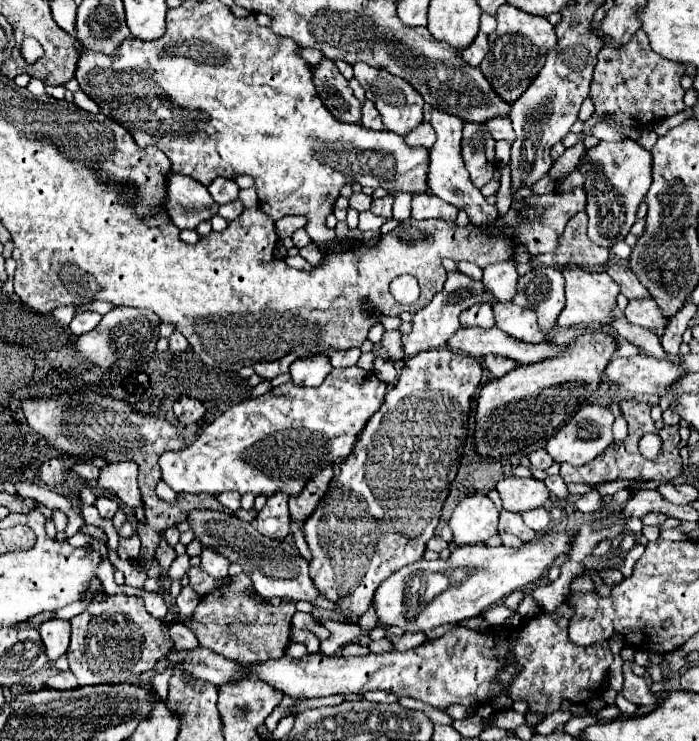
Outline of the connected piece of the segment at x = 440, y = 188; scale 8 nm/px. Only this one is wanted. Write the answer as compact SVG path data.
M432 110L432 120L430 124L434 126L438 140L434 142L434 146L428 150L430 152L430 164L428 164L428 192L446 200L448 204L466 210L466 214L470 216L472 224L486 224L498 218L498 210L496 206L490 206L486 202L486 198L480 194L480 190L470 182L468 172L464 168L464 160L460 154L460 140L462 140L462 126L464 122L458 116L450 116L438 110Z

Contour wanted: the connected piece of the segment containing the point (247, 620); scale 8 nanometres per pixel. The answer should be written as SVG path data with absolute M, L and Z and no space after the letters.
M230 576L226 586L218 586L216 590L204 594L192 616L184 620L184 624L194 630L200 646L206 646L242 666L264 662L268 658L282 658L290 644L290 626L296 612L292 602L270 606L260 596L250 598L246 592L252 588L250 576Z

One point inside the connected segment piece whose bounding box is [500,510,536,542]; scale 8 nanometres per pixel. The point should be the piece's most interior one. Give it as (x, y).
(513, 523)

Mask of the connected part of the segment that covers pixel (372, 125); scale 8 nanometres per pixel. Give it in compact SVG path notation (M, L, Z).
M364 100L364 106L362 106L362 126L370 128L370 130L384 130L382 118L380 118L374 102L370 102L370 100Z

